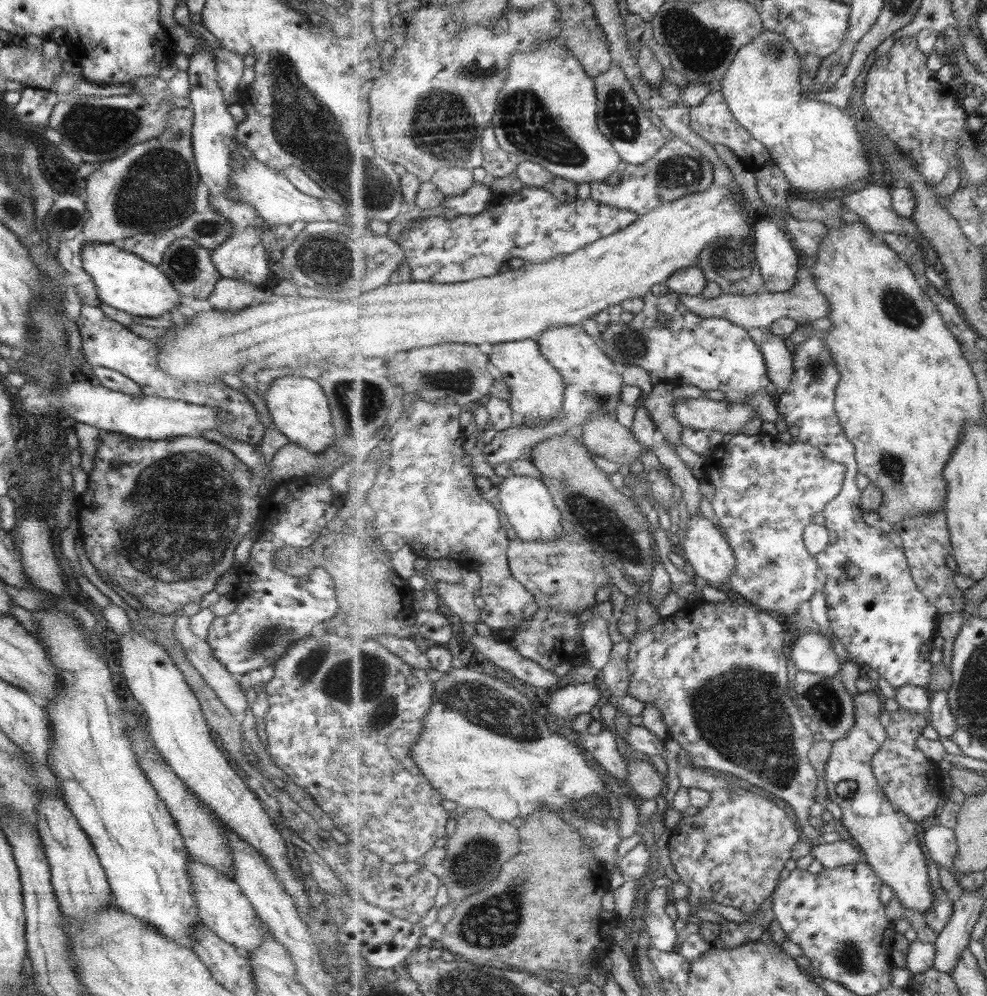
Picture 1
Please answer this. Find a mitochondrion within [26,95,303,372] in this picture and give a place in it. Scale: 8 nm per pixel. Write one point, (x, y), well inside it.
(142, 199)

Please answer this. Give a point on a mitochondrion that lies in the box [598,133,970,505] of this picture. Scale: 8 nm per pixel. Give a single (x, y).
(681, 172)

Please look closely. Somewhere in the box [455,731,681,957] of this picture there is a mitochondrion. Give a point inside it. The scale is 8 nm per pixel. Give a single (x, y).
(493, 920)

